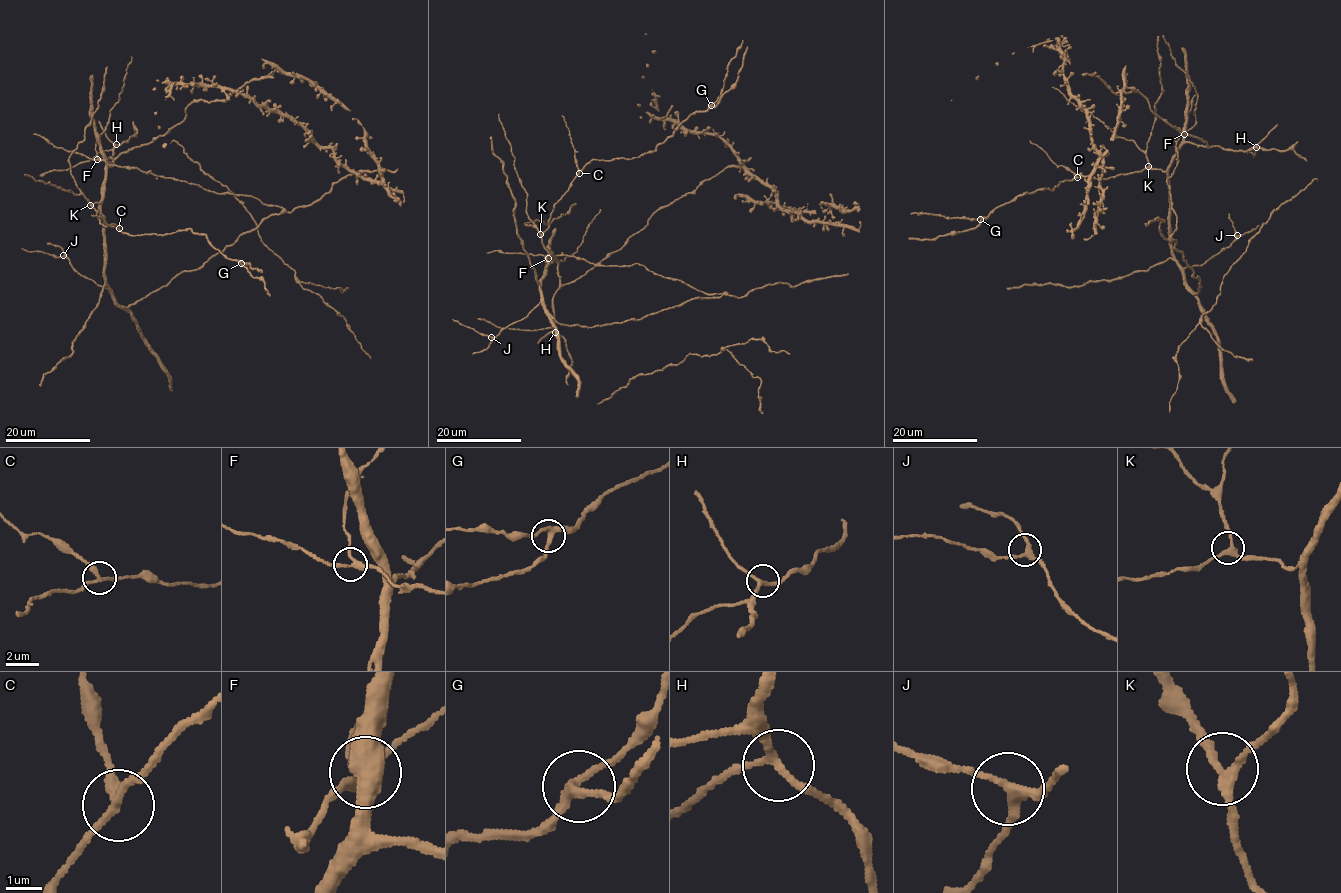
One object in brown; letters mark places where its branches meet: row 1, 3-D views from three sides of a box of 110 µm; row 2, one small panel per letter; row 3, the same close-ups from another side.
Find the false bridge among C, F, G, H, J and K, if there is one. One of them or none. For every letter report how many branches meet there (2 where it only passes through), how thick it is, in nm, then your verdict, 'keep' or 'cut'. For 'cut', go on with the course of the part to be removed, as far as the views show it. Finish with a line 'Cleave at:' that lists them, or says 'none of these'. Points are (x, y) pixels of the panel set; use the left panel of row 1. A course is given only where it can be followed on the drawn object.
C: 3 | 240 nm | cut | (120, 228), (91, 214)
F: 3 | 240 nm | keep
G: 3 | 240 nm | keep
H: 3 | 200 nm | keep
J: 3 | 260 nm | keep
K: 3 | 240 nm | keep
Cleave at: C

